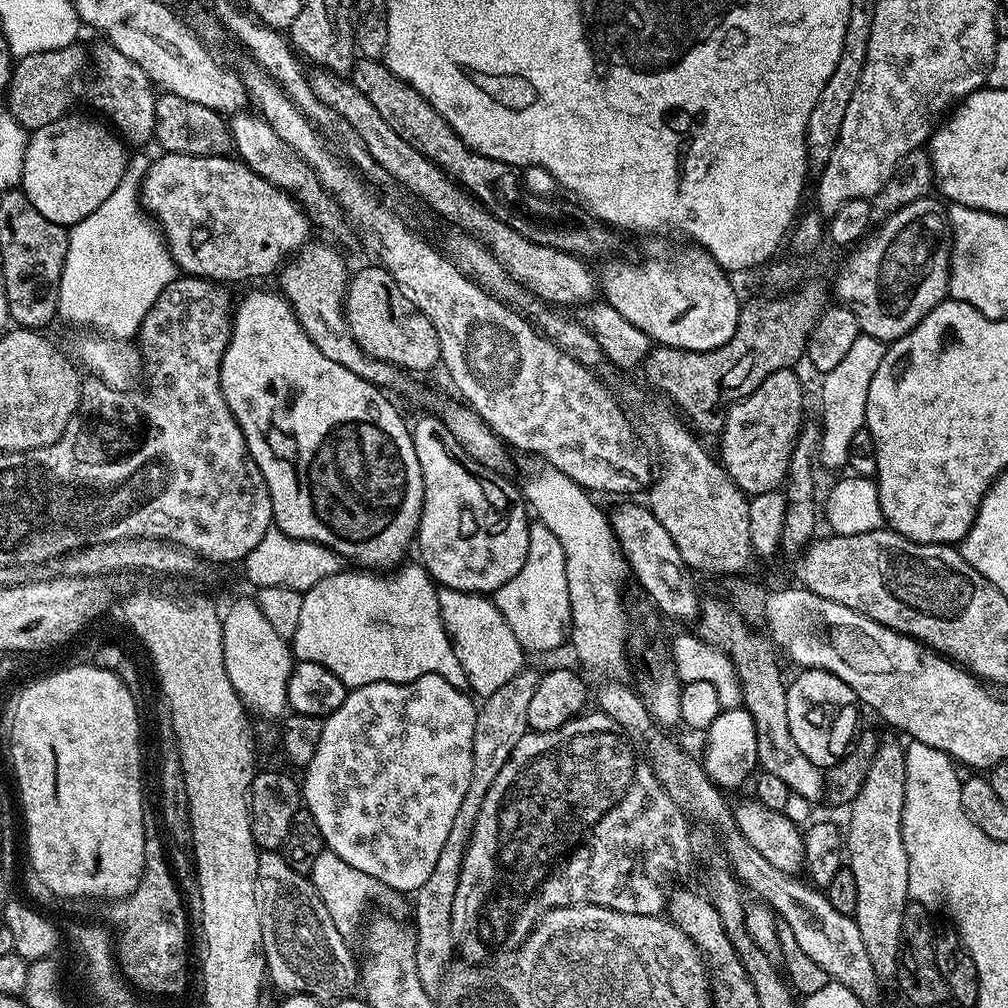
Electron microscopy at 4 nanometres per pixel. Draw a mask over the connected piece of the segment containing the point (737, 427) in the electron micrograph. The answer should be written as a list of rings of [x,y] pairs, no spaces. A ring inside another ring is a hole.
[[[783,368],[767,376],[745,400],[740,400],[728,409],[724,417],[724,427],[718,433],[718,439],[720,439],[718,459],[726,475],[740,488],[741,492],[749,497],[777,490],[785,483],[791,462],[791,452],[795,448],[794,434],[800,434],[801,427],[806,420],[804,417],[806,406],[798,406],[798,402],[806,402],[804,384],[800,381],[796,370]]]

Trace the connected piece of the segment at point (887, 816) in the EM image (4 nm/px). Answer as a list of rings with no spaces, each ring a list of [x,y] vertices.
[[[881,743],[880,748],[874,754],[874,762],[870,764],[870,774],[866,774],[866,782],[862,782],[862,790],[858,798],[852,801],[850,811],[852,817],[846,824],[846,866],[854,874],[854,883],[858,886],[858,910],[855,914],[855,922],[858,930],[861,931],[862,939],[866,944],[867,953],[870,956],[870,962],[874,964],[881,977],[895,977],[900,971],[900,931],[902,930],[902,914],[904,913],[905,904],[909,903],[908,895],[908,859],[906,858],[906,846],[902,842],[902,810],[904,809],[904,748],[901,745]]]

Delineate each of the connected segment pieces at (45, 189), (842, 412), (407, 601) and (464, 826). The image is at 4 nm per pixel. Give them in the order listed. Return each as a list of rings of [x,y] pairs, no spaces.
[[[72,115],[59,116],[54,122],[50,122],[50,126],[42,126],[29,135],[19,183],[38,214],[50,218],[50,222],[65,226],[82,222],[86,214],[94,214],[94,210],[98,210],[98,206],[102,206],[102,202],[106,202],[106,198],[114,194],[118,182],[122,182],[122,174],[130,159],[130,152],[124,149],[125,141],[107,123],[99,124],[88,116]]]
[[[860,335],[854,338],[846,358],[834,366],[834,370],[823,373],[820,384],[820,444],[818,464],[821,468],[848,468],[850,454],[850,438],[865,427],[866,394],[870,394],[870,382],[874,382],[874,374],[878,366],[882,366],[882,358],[886,351],[885,341],[873,336]]]
[[[407,564],[387,574],[341,570],[303,593],[298,626],[290,639],[293,657],[326,666],[348,690],[374,682],[405,684],[435,672],[450,686],[467,689],[468,679],[440,617],[437,585],[423,564]]]
[[[531,666],[525,667],[506,686],[494,690],[494,694],[483,697],[482,703],[476,709],[476,725],[474,726],[474,770],[470,774],[470,790],[466,790],[466,798],[462,798],[462,806],[458,808],[458,814],[454,814],[454,822],[450,826],[450,834],[446,834],[446,846],[442,846],[442,854],[438,854],[438,862],[434,865],[434,871],[430,878],[422,882],[422,886],[416,889],[412,904],[412,914],[416,918],[414,927],[416,930],[416,961],[418,962],[418,976],[422,986],[430,993],[436,994],[443,987],[443,979],[447,971],[454,963],[457,955],[456,943],[454,942],[454,930],[452,919],[454,918],[454,894],[458,890],[458,874],[462,870],[462,858],[466,858],[466,850],[470,846],[470,838],[474,834],[474,822],[478,822],[478,814],[482,811],[482,802],[486,802],[486,794],[490,786],[494,786],[494,778],[506,766],[506,758],[510,758],[512,752],[520,747],[523,736],[529,735],[528,715],[530,714],[530,698],[534,698],[534,690],[538,690],[538,682],[541,673],[535,672]]]

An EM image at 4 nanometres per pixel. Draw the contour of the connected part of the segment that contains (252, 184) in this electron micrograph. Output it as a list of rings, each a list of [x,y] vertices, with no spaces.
[[[164,152],[149,163],[140,186],[140,202],[144,211],[164,233],[177,269],[189,276],[200,276],[225,286],[239,280],[256,280],[259,276],[275,277],[290,257],[309,243],[310,221],[303,208],[288,192],[271,184],[250,166],[231,155],[191,156]]]

